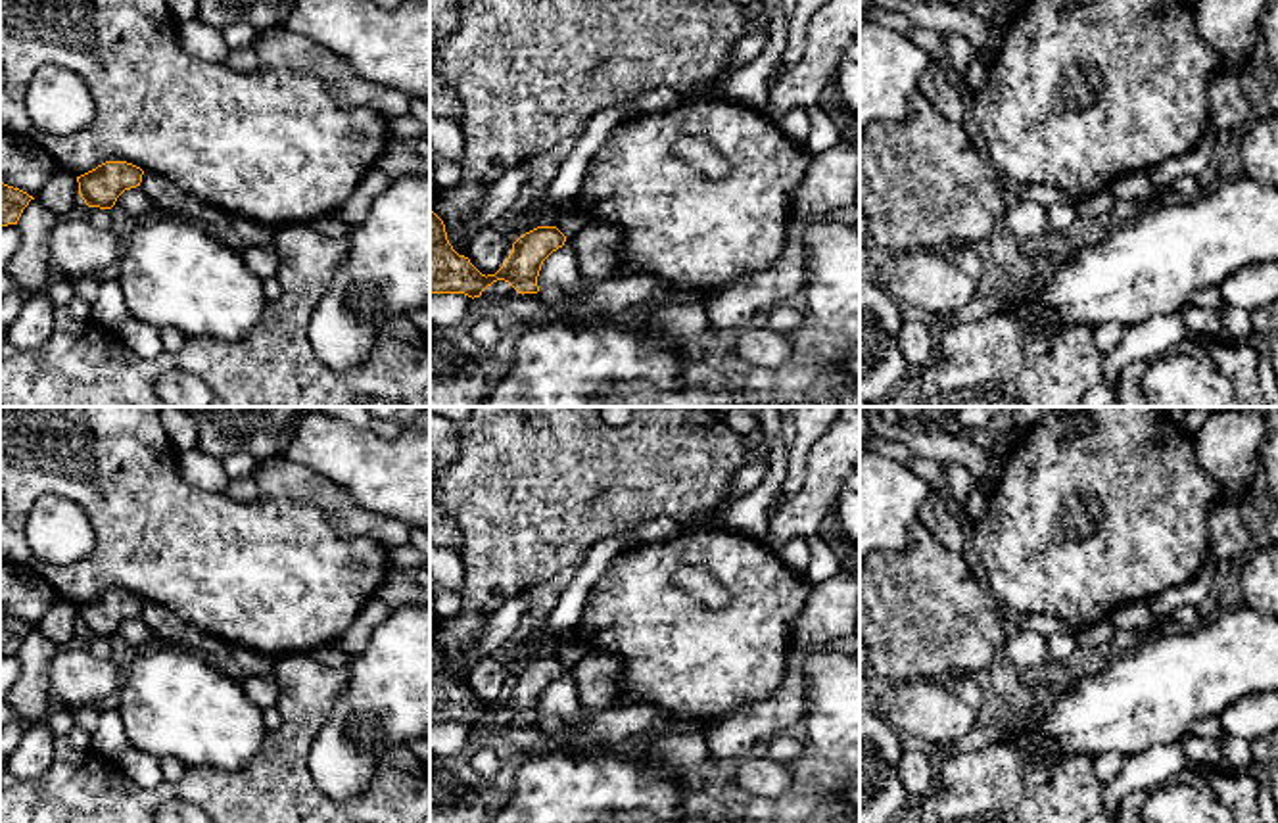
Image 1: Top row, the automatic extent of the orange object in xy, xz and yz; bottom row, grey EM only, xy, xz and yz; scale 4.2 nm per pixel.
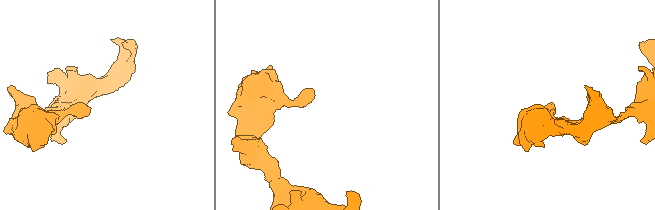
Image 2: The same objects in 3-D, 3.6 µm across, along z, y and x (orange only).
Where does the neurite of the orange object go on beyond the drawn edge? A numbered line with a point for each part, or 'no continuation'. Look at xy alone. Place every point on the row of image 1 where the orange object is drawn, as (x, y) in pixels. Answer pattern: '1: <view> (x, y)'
no continuation

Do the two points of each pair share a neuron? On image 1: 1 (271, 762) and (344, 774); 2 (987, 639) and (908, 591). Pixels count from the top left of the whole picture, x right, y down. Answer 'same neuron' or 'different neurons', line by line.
1: different neurons
2: same neuron

